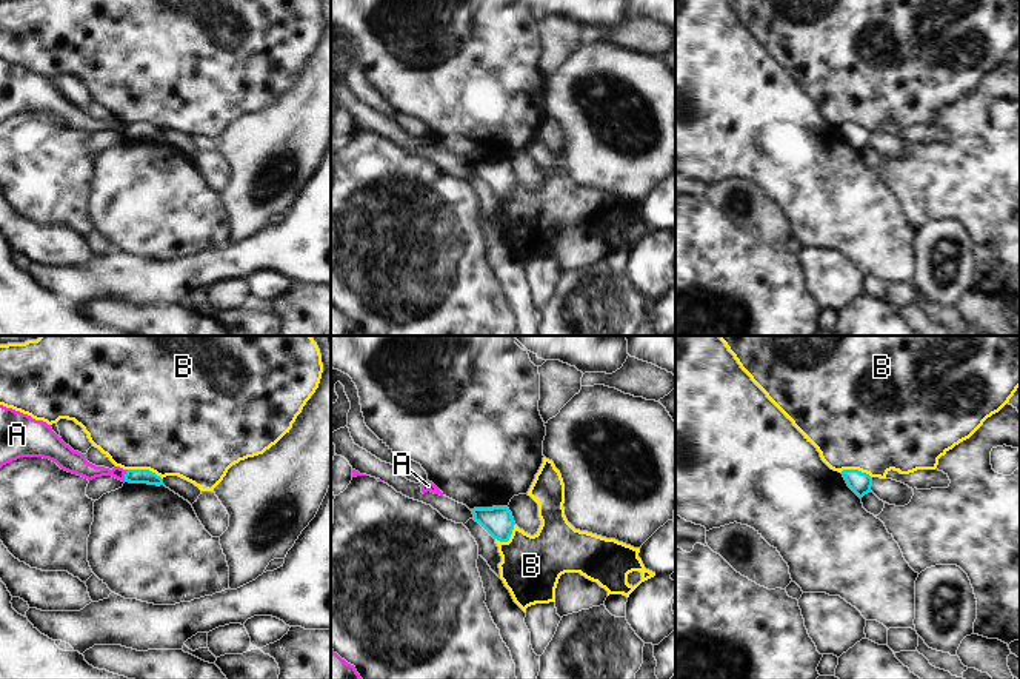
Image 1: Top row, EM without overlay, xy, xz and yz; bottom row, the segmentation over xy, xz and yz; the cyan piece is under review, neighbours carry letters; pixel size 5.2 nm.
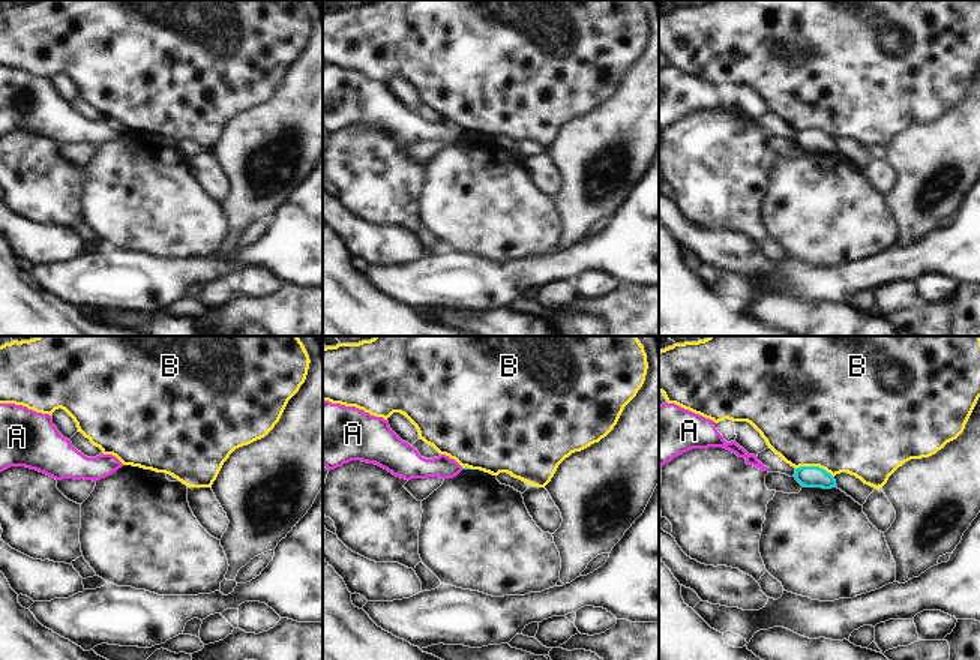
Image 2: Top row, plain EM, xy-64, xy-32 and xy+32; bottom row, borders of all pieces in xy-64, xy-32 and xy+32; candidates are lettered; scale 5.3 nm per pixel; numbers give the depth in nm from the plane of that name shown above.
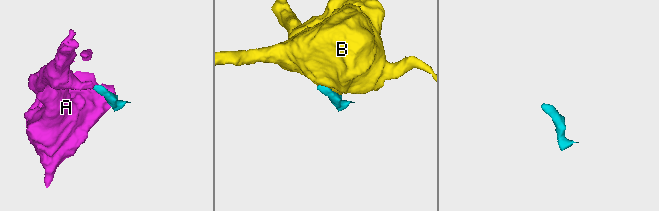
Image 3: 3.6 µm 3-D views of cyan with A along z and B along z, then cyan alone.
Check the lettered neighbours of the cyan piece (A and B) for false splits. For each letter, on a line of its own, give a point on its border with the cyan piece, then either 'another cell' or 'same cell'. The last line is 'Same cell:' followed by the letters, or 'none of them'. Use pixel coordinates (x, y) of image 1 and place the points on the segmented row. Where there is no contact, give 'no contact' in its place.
A: xy (125, 476) | another cell
B: xy (145, 470) | another cell
Same cell: none of them

